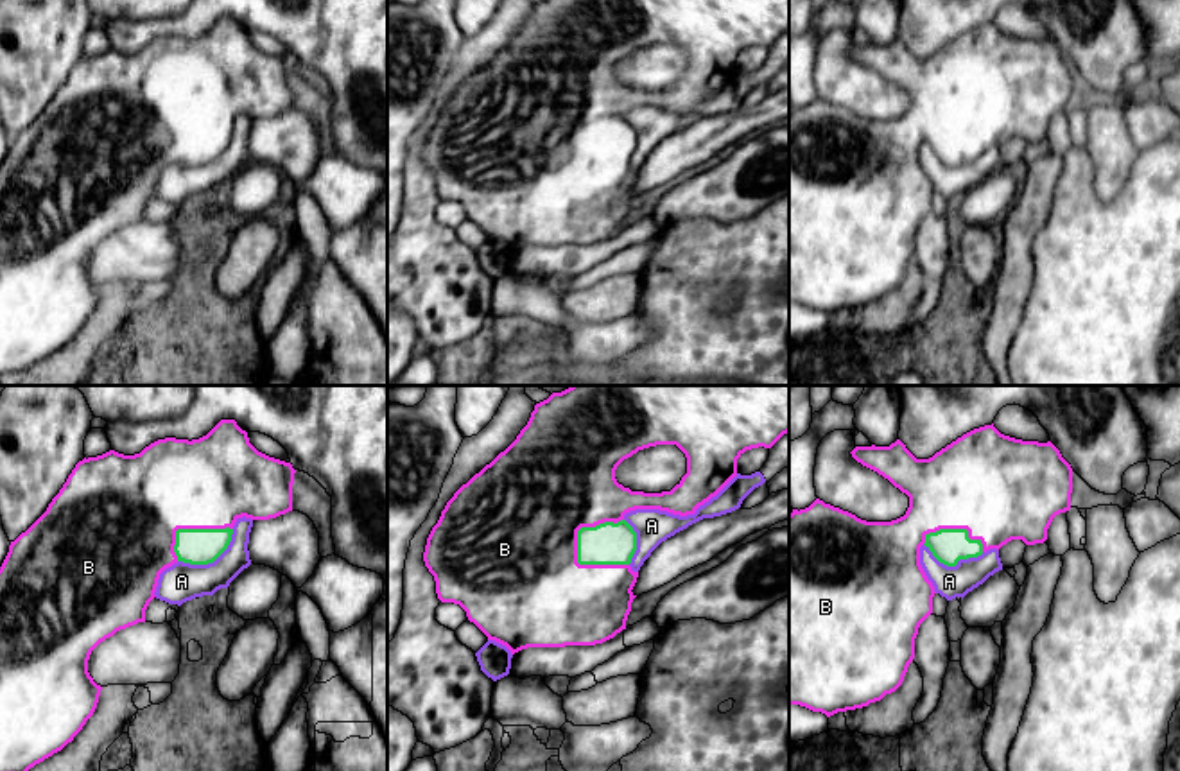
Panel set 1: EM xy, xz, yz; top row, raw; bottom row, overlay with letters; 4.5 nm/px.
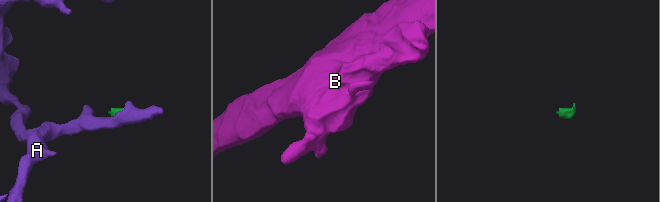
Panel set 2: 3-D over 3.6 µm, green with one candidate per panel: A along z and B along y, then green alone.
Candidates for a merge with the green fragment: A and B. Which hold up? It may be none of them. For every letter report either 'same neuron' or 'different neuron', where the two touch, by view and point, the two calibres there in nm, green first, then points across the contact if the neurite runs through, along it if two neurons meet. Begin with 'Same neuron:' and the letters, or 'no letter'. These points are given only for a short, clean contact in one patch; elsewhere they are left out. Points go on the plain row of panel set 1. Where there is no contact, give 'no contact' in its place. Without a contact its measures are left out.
Same neuron: B
A: different neuron; meets green in xy at (210, 160); 160 nm thick on the green side, 170 nm on the other; border along xy (234, 128), (230, 142), (212, 160), (178, 160)
B: same neuron; meets green in xz at (585, 126); 190 nm thick on the green side, 480 nm on the other

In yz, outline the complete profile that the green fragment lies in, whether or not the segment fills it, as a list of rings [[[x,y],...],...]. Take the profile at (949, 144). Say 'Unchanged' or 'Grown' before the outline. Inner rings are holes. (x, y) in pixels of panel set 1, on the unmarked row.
Grown. [[[993,22],[974,27],[929,57],[916,57],[897,38],[889,45],[855,45],[852,56],[888,77],[909,95],[904,115],[891,120],[866,120],[816,97],[789,113],[789,303],[800,303],[827,316],[868,305],[895,290],[915,256],[920,222],[933,212],[934,185],[920,163],[920,145],[956,165],[1011,138],[1044,142],[1053,117],[1071,108],[1072,66],[1051,41],[1022,39],[1001,32]]]

